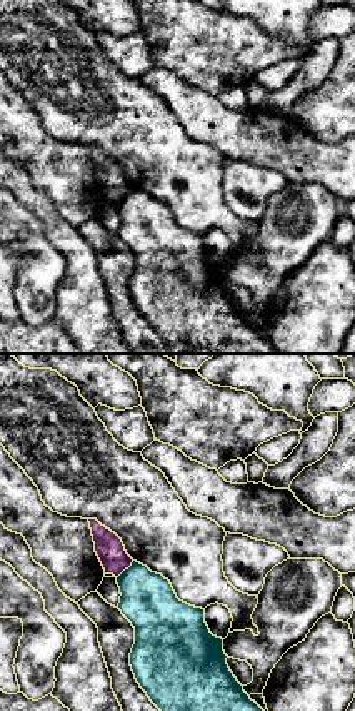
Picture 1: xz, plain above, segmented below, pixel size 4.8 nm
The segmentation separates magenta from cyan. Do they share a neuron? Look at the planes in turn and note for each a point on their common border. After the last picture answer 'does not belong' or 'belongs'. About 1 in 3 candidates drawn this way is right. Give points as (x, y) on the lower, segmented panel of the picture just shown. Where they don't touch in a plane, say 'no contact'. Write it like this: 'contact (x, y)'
contact (125, 568)

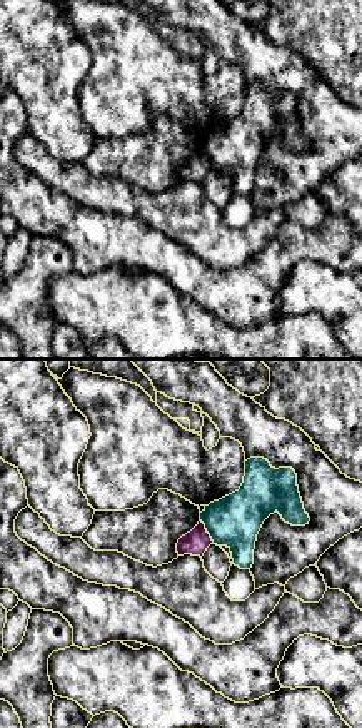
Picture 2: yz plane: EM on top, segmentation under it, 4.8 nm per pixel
contact (206, 531)

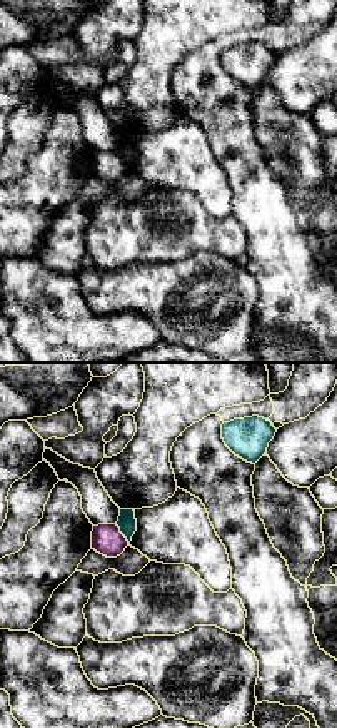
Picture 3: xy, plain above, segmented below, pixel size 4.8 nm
contact (120, 533)

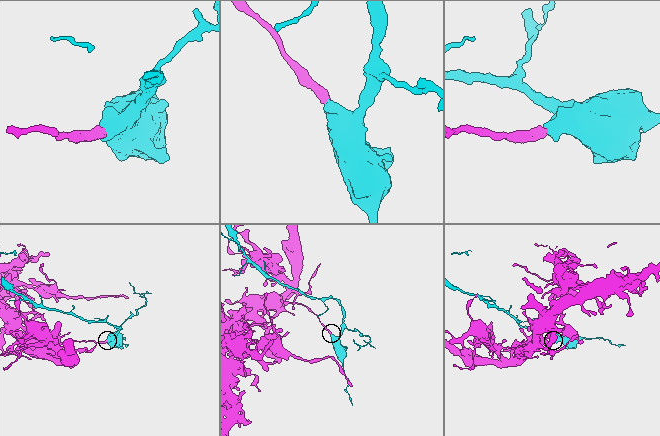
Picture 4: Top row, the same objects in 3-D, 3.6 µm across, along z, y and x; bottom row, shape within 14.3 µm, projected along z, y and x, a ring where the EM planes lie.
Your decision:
does not belong

